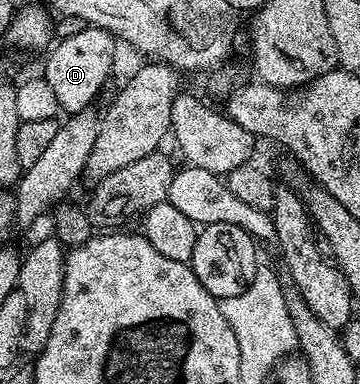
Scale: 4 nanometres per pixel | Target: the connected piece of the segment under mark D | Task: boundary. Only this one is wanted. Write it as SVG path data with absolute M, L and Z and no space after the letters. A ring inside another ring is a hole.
M84 26L81 33L73 33L73 37L58 40L46 52L47 64L41 71L42 78L53 88L59 102L60 112L75 115L78 111L86 111L99 95L99 90L107 83L111 75L111 66L115 63L115 46L117 40L105 29Z

